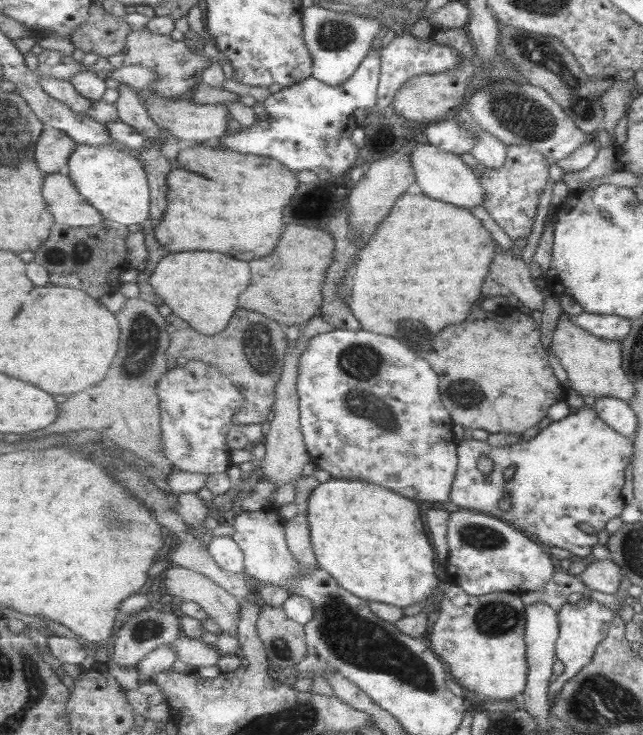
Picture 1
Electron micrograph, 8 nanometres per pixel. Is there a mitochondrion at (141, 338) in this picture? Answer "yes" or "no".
yes

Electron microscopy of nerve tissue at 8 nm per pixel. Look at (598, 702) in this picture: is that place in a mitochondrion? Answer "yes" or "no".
yes

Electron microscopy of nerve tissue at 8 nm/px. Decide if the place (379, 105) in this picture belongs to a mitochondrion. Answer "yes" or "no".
no

